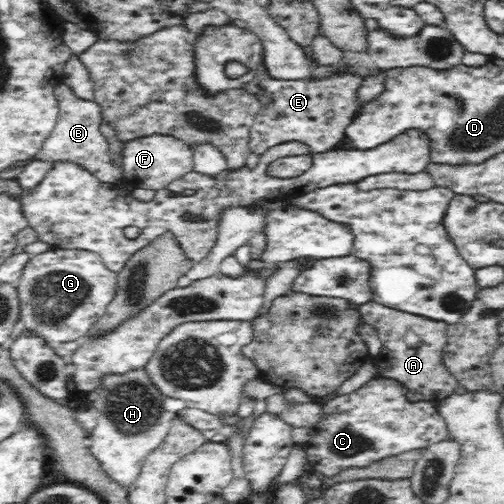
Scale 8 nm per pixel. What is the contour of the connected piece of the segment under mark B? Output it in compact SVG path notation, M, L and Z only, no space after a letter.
M66 84L55 88L59 102L60 116L50 136L41 144L35 159L48 163L58 161L74 162L88 169L98 180L109 185L125 183L123 167L116 166L110 158L110 143L100 132L101 106L96 102L88 102L78 98Z

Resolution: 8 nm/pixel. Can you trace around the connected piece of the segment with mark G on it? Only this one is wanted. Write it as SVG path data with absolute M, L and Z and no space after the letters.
M52 249L32 255L22 268L16 286L20 335L32 335L45 346L54 342L82 341L105 313L118 288L117 273L106 268L93 252L76 249Z

